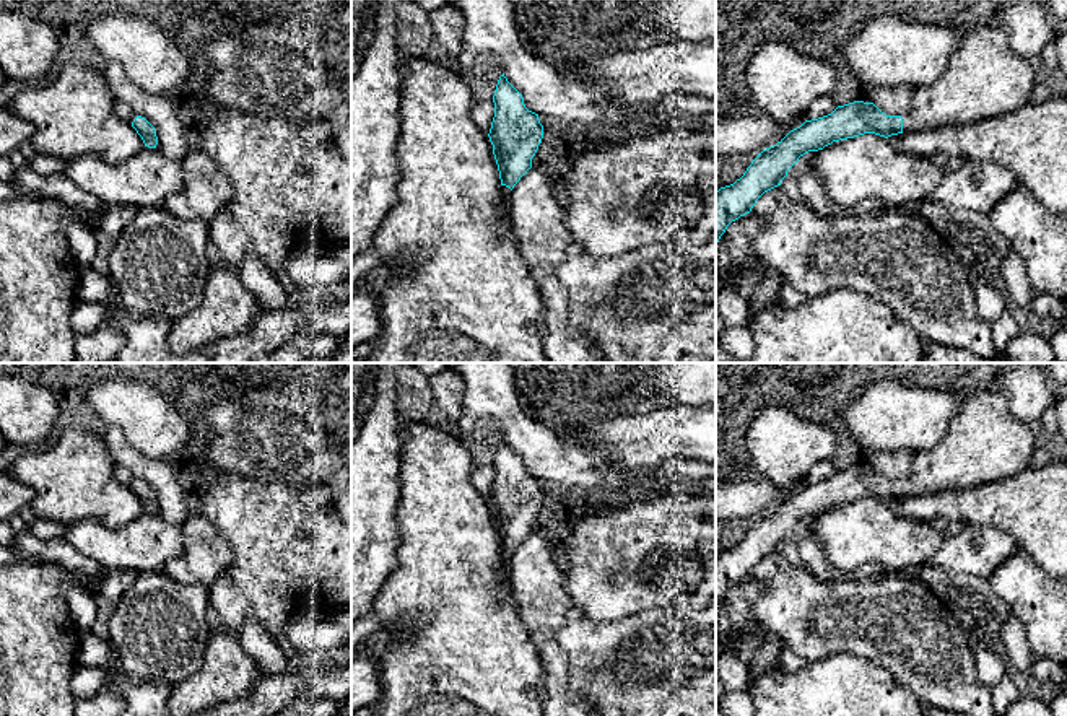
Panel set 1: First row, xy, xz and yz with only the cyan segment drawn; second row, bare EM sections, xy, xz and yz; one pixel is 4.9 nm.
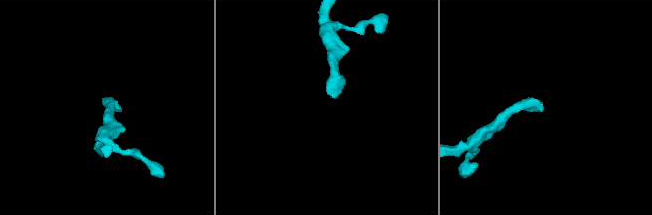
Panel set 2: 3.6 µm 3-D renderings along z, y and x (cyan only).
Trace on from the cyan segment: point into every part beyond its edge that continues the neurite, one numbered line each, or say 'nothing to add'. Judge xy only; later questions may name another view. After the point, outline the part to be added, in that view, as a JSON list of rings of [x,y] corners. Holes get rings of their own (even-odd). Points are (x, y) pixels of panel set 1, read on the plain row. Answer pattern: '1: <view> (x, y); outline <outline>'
1: xy (121, 474); outline [[[115,465],[114,467],[114,477],[127,488],[132,490],[132,487],[135,485],[137,478],[124,467]]]

